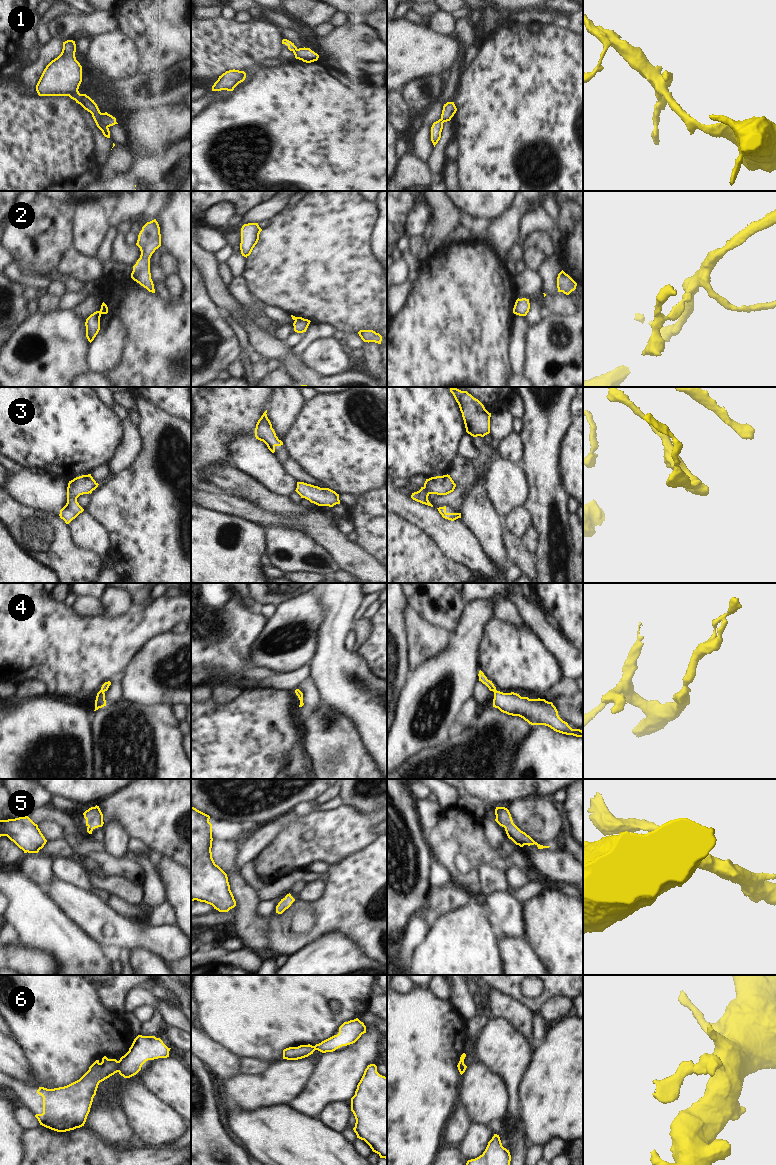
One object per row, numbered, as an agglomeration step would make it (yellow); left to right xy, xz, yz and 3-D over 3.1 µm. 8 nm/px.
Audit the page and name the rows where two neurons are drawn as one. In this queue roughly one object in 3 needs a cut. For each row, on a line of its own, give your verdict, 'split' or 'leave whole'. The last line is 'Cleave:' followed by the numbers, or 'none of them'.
1: split
2: split
3: leave whole
4: leave whole
5: leave whole
6: split
Cleave: 1, 2, 6

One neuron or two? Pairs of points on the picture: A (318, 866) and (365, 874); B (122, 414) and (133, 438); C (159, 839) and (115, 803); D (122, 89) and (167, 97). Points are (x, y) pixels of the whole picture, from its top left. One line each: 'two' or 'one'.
A: two
B: two
C: one
D: one

